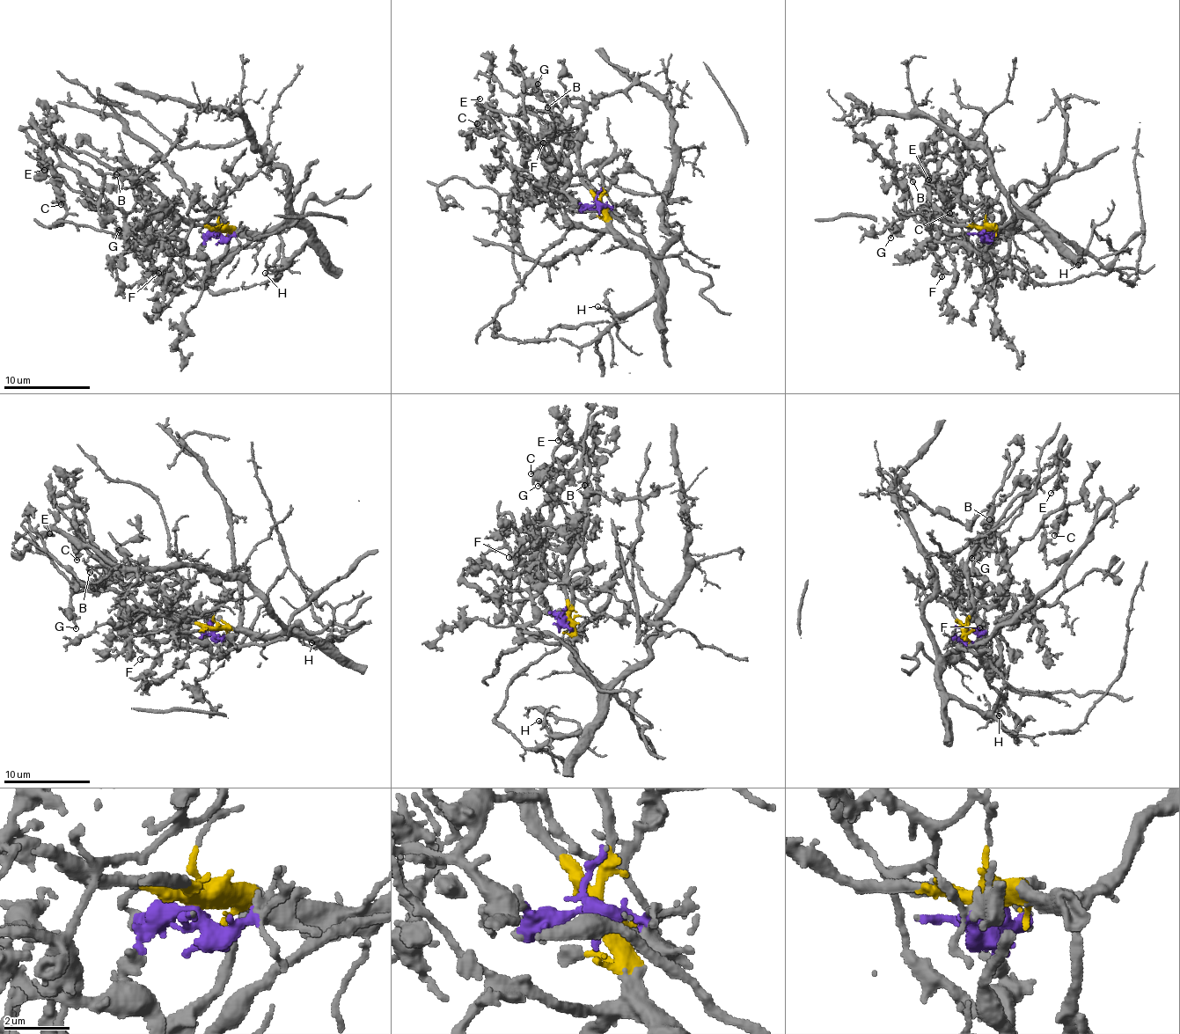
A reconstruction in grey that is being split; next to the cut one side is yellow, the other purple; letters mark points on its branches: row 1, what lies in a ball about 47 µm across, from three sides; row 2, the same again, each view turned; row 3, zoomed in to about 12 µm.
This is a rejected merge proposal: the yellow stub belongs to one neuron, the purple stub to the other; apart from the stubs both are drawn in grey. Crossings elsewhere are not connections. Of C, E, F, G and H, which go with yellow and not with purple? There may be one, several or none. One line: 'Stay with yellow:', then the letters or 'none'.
Stay with yellow: H

